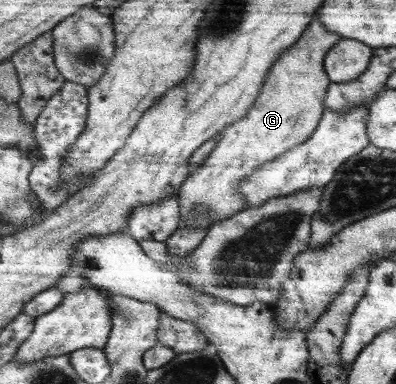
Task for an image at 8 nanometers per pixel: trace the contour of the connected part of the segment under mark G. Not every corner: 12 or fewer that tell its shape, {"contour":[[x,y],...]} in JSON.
{"contour":[[314,19],[178,193],[183,227],[246,207],[239,184],[310,139],[343,38]]}

